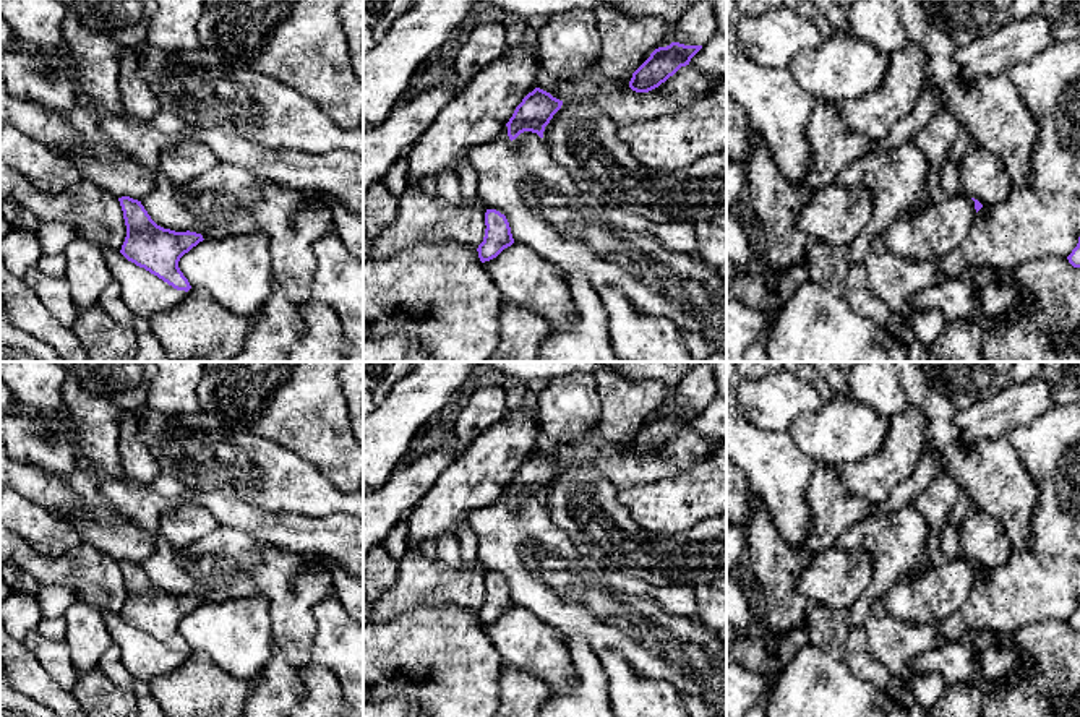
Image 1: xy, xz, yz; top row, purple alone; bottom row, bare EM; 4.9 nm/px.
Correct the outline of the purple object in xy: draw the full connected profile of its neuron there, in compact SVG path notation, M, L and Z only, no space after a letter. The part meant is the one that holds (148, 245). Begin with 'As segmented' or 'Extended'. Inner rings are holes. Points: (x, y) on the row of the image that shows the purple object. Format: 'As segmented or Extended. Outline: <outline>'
As segmented. Outline: M130 196L118 198L126 225L126 237L120 253L139 268L157 276L177 290L191 289L178 268L180 258L203 242L196 232L175 232L157 225L141 201Z

